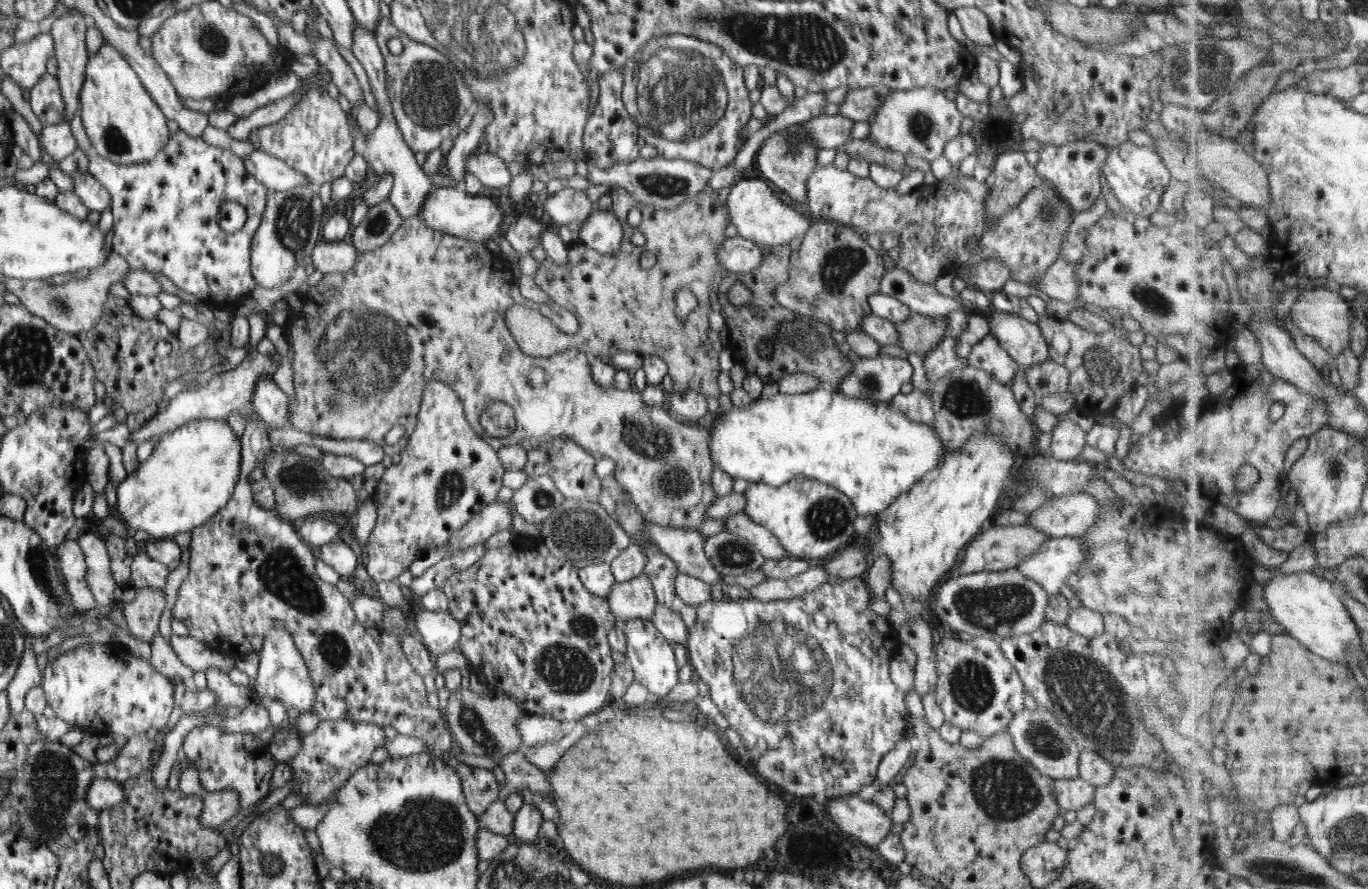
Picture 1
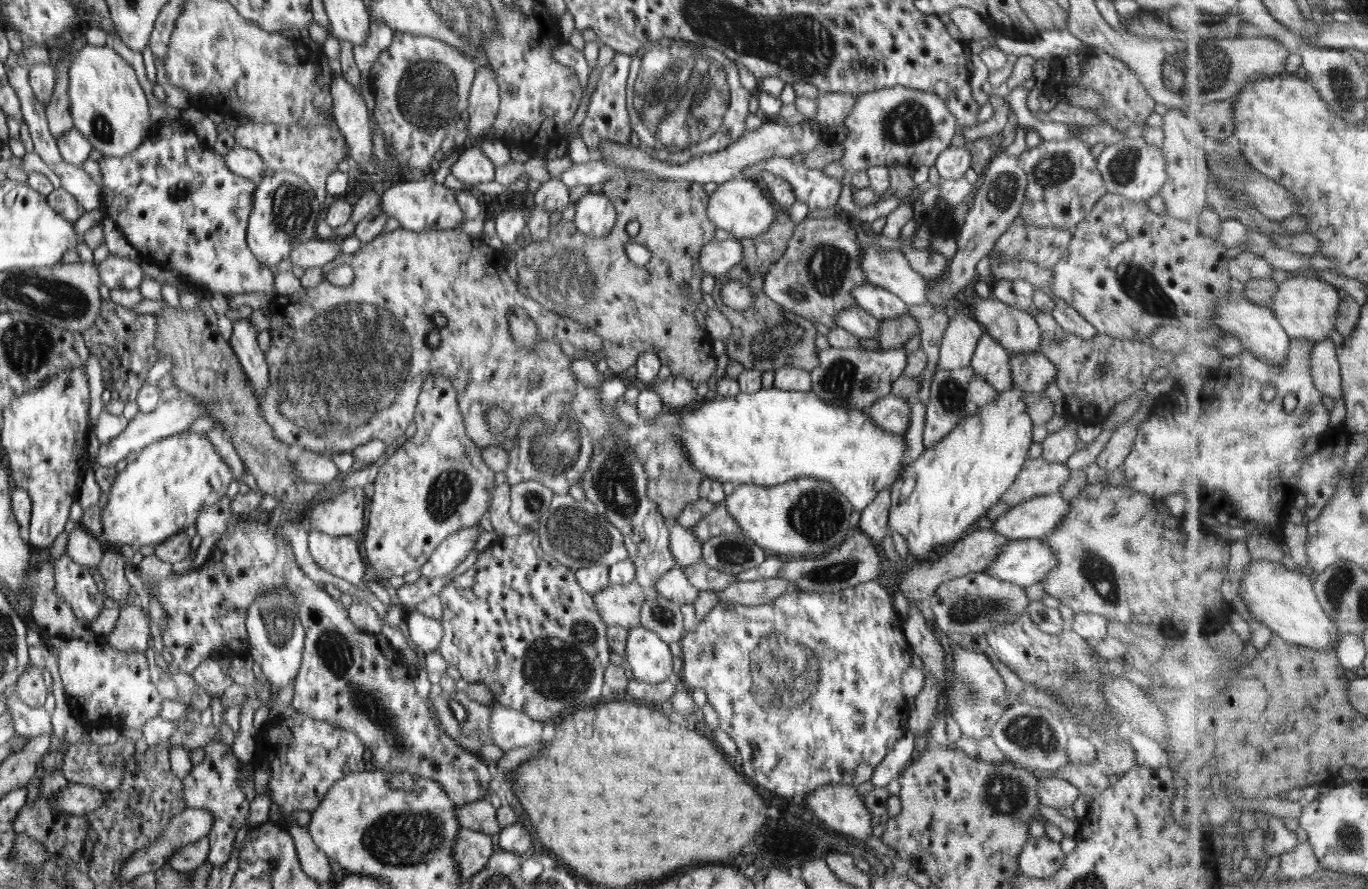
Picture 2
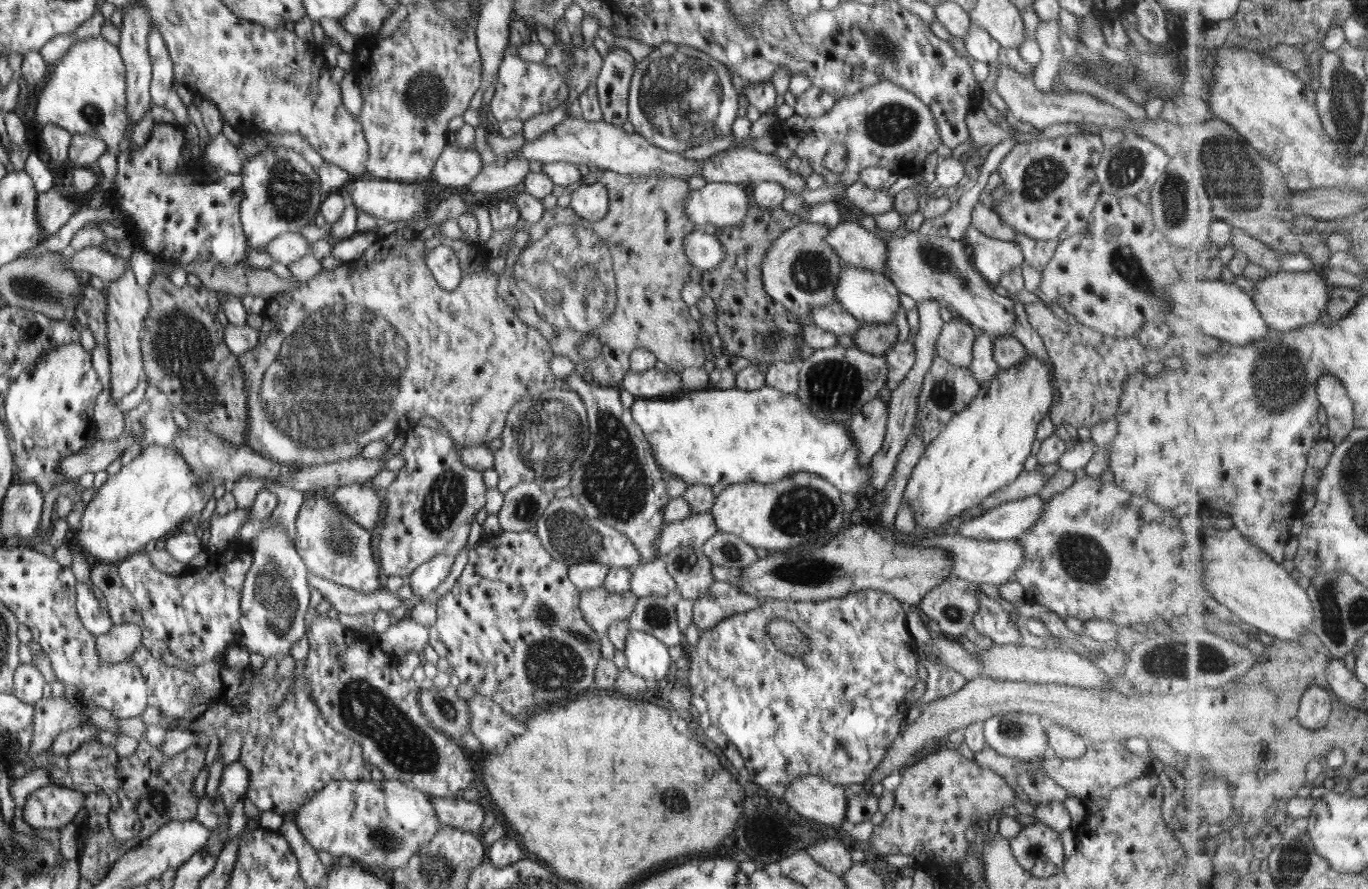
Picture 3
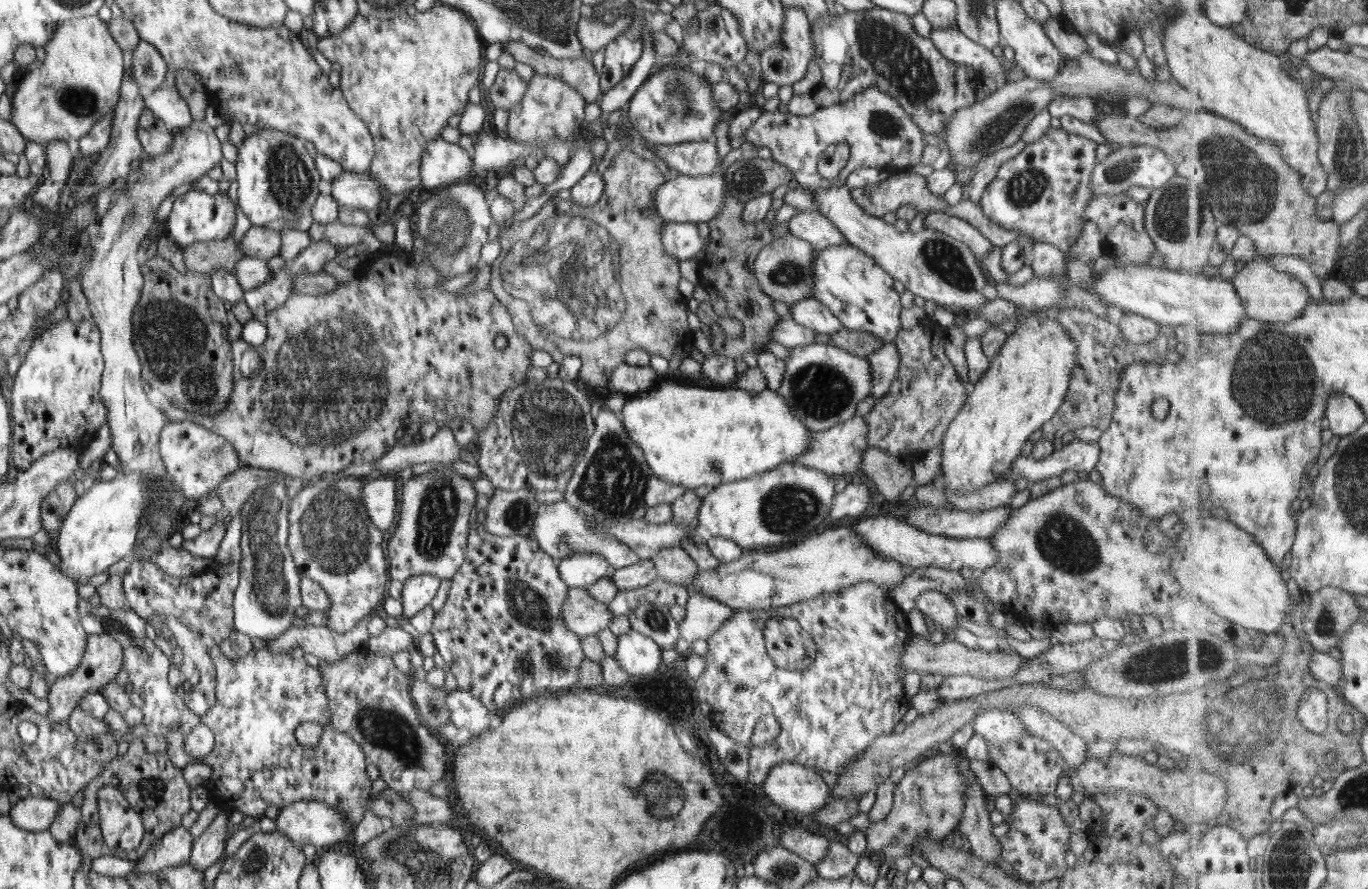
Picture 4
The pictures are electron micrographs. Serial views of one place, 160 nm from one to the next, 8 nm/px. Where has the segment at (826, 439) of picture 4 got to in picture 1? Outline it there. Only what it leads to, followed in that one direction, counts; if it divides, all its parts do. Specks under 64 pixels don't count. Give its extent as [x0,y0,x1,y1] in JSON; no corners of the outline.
[888,387,935,425]

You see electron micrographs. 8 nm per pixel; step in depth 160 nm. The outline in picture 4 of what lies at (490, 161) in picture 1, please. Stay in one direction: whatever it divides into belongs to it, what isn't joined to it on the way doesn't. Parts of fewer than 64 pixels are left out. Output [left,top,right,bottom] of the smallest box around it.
[420,138,475,190]

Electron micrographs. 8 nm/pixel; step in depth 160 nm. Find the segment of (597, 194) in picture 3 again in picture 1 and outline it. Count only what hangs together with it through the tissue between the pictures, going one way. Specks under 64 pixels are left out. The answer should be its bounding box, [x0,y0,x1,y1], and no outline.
[577,203,623,254]

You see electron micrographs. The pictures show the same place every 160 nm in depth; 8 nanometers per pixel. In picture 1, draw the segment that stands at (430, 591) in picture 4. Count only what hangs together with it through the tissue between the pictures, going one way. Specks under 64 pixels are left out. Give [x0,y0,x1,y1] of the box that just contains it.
[445,498,513,555]

